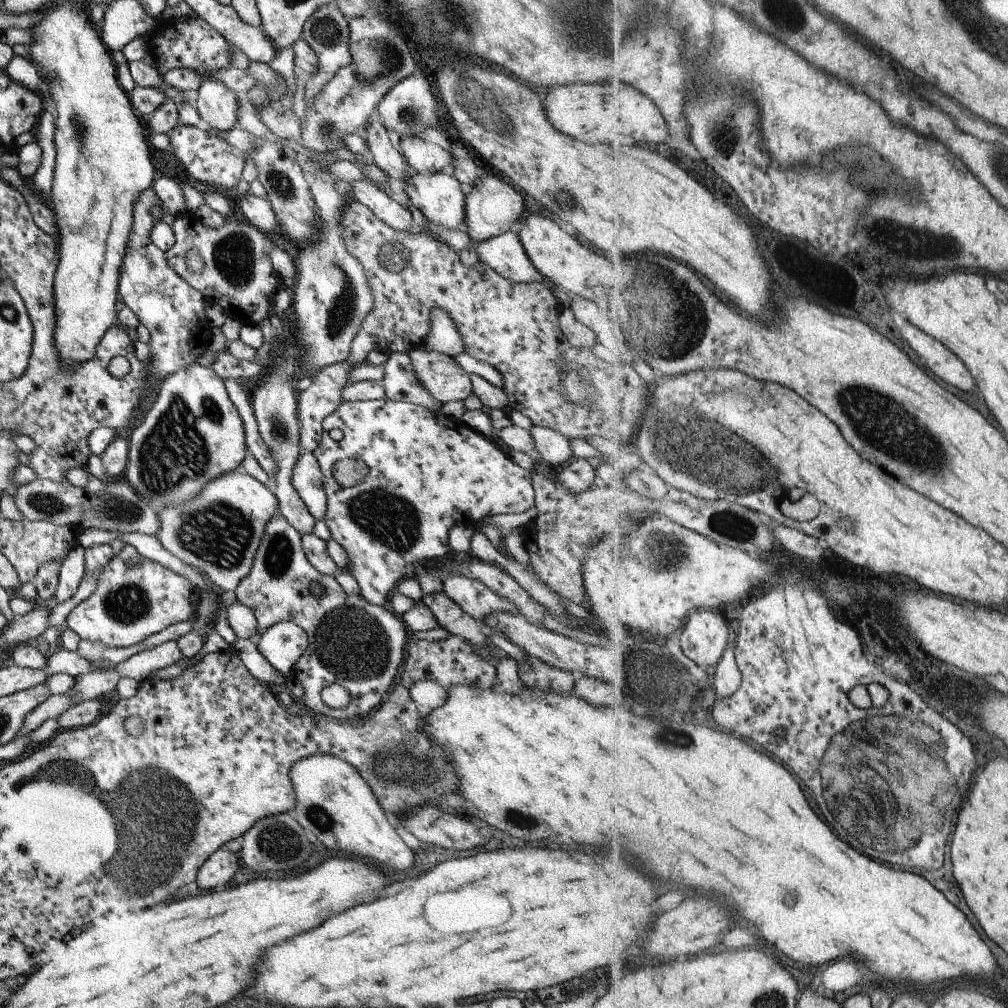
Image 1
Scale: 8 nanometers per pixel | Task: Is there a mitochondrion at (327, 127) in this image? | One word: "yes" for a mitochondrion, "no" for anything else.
yes

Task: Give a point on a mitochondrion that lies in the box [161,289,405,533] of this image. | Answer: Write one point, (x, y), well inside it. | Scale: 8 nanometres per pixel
(279, 428)

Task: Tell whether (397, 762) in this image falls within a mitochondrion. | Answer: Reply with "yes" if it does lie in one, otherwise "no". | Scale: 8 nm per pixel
yes

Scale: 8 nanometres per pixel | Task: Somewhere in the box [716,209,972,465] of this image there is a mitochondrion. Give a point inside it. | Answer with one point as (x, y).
(903, 247)

